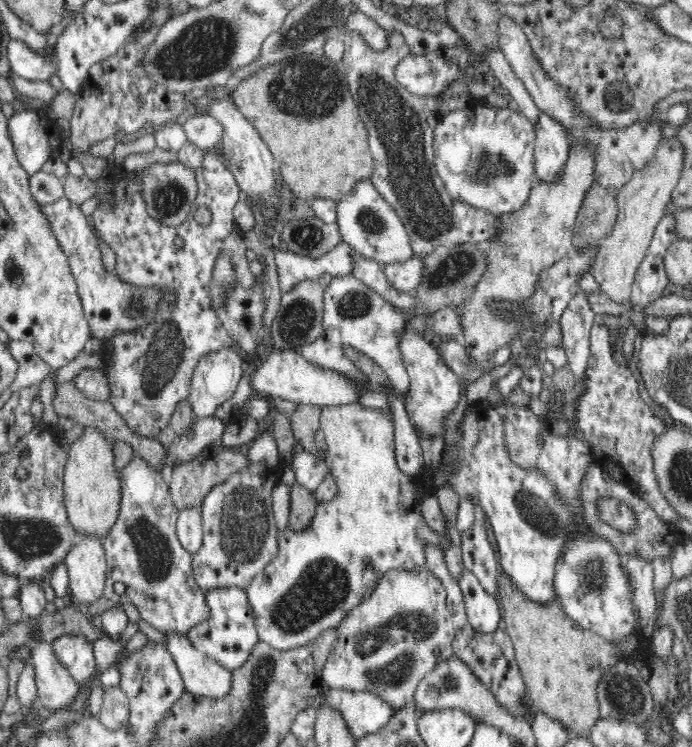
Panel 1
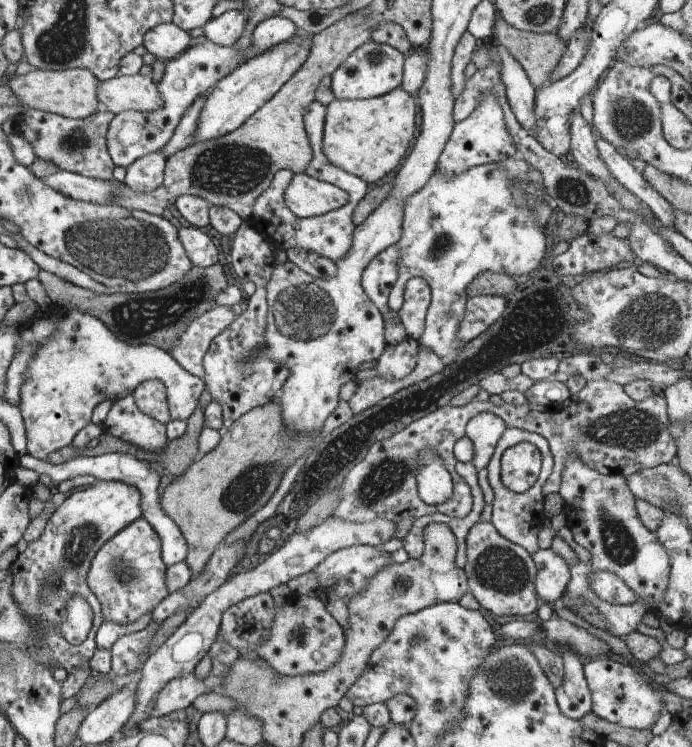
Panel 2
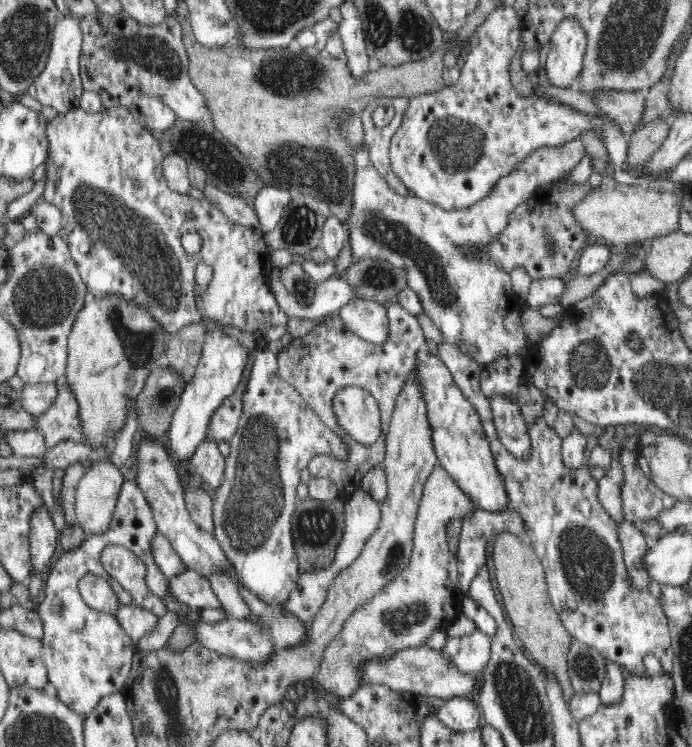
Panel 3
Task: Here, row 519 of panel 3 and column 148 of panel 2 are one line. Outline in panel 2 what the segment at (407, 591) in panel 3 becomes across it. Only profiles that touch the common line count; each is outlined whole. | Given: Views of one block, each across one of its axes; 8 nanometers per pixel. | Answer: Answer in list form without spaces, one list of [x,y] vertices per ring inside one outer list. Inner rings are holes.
[[[132,395],[113,402],[103,424],[110,436],[130,442],[146,452],[160,452],[167,448],[167,427],[159,420],[140,412]]]

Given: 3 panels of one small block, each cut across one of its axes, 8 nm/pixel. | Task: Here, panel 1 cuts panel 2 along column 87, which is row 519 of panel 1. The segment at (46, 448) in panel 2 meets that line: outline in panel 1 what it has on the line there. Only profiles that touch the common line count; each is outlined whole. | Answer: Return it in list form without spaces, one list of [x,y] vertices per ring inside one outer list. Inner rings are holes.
[[[359,403],[346,404],[343,406],[328,406],[321,407],[321,415],[319,418],[321,431],[324,433],[324,440],[327,442],[328,455],[331,458],[331,473],[336,479],[336,485],[338,485],[338,494],[335,498],[328,503],[318,503],[315,509],[315,515],[313,521],[303,530],[294,531],[290,528],[285,528],[278,533],[278,550],[276,556],[269,561],[265,570],[257,576],[255,580],[245,589],[247,593],[249,604],[253,613],[254,625],[259,635],[259,641],[267,643],[271,648],[278,651],[290,651],[299,647],[306,647],[312,644],[324,634],[324,632],[337,630],[345,620],[345,617],[352,612],[352,610],[358,607],[368,597],[372,596],[375,592],[378,584],[380,584],[380,578],[386,576],[388,572],[395,571],[396,569],[407,571],[408,573],[418,573],[420,571],[426,571],[426,553],[424,553],[424,546],[426,544],[434,544],[440,546],[440,548],[453,548],[450,538],[436,534],[422,516],[422,510],[420,510],[420,500],[416,498],[416,486],[422,484],[424,490],[428,490],[428,494],[436,494],[437,486],[432,479],[432,469],[425,467],[419,475],[408,475],[400,468],[395,457],[395,423],[385,413],[380,412],[378,409],[363,406]]]

